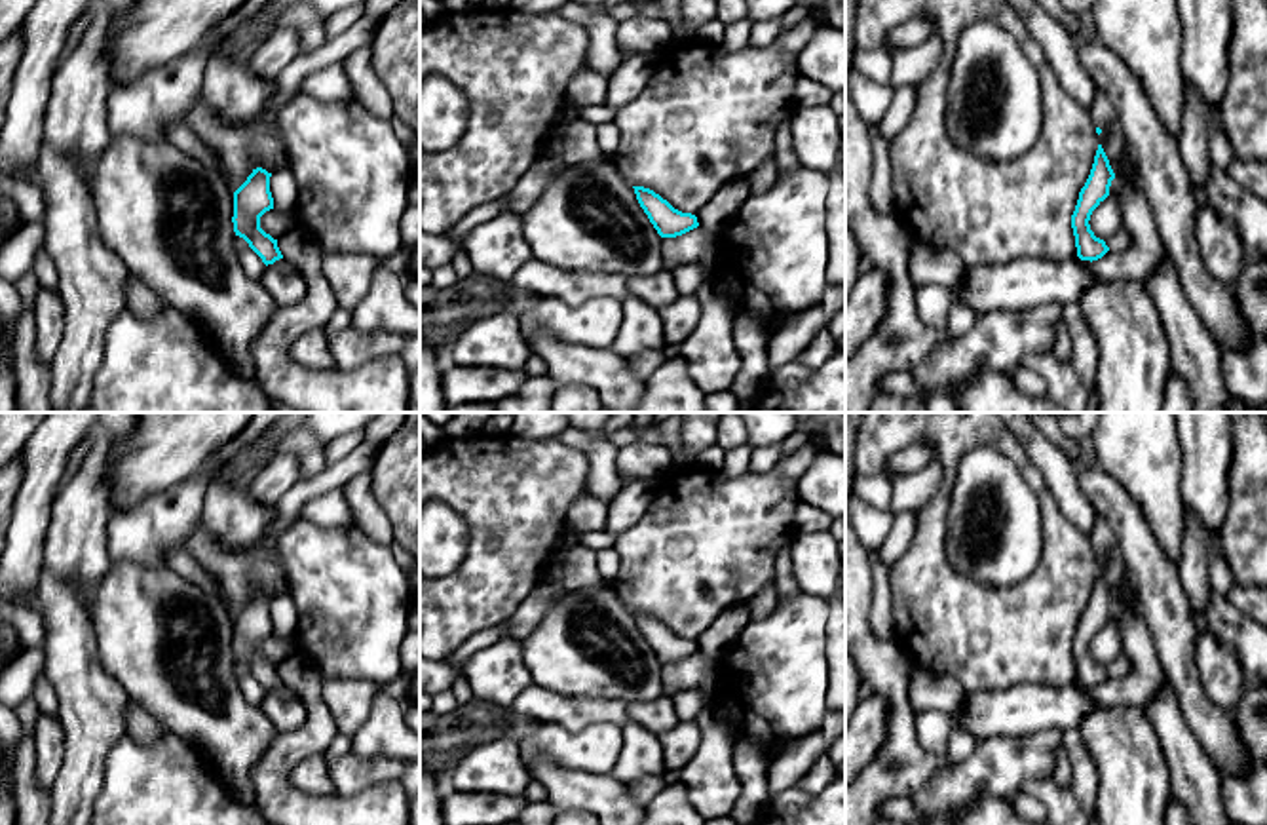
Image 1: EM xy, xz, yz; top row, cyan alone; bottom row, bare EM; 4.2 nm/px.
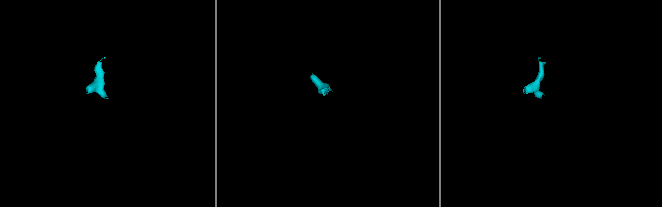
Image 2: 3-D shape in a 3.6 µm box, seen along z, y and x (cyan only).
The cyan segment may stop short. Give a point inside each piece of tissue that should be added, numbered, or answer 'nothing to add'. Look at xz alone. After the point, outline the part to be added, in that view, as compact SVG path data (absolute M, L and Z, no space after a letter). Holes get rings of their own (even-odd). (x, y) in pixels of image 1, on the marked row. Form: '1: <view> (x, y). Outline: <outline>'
nothing to add

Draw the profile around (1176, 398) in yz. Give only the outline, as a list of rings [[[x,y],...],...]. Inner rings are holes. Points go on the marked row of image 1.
[[[1174,371],[1168,374],[1161,412],[1193,412],[1189,384]]]

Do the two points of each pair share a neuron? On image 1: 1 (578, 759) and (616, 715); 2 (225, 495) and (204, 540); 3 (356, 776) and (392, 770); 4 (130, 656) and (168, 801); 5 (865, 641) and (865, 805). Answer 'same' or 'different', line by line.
1: different
2: different
3: same
4: different
5: same

